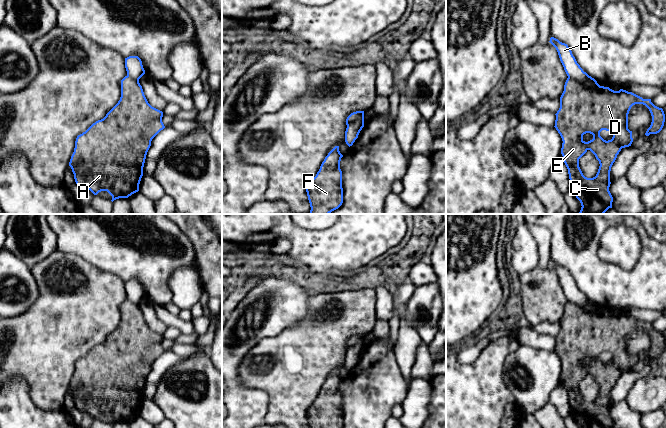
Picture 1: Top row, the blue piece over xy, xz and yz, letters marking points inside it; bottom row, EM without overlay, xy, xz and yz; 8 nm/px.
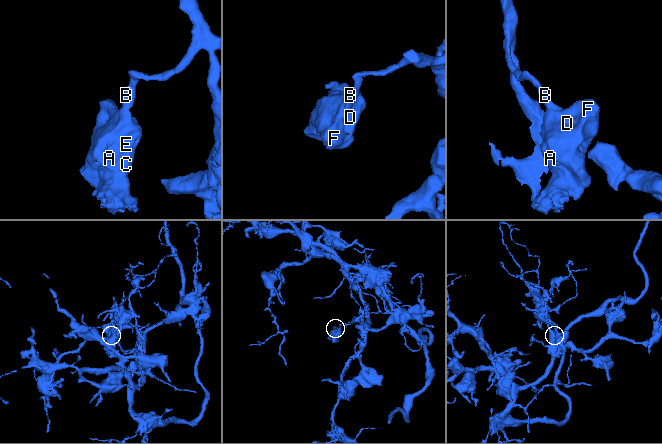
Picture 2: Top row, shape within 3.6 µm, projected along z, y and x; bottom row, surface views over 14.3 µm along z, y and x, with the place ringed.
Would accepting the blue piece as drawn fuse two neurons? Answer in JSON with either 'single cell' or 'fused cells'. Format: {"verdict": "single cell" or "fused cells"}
{"verdict": "fused cells"}

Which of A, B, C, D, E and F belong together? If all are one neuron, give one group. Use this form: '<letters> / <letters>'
A C D E F / B

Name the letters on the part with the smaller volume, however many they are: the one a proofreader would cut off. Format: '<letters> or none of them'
A, C, D, E, F

